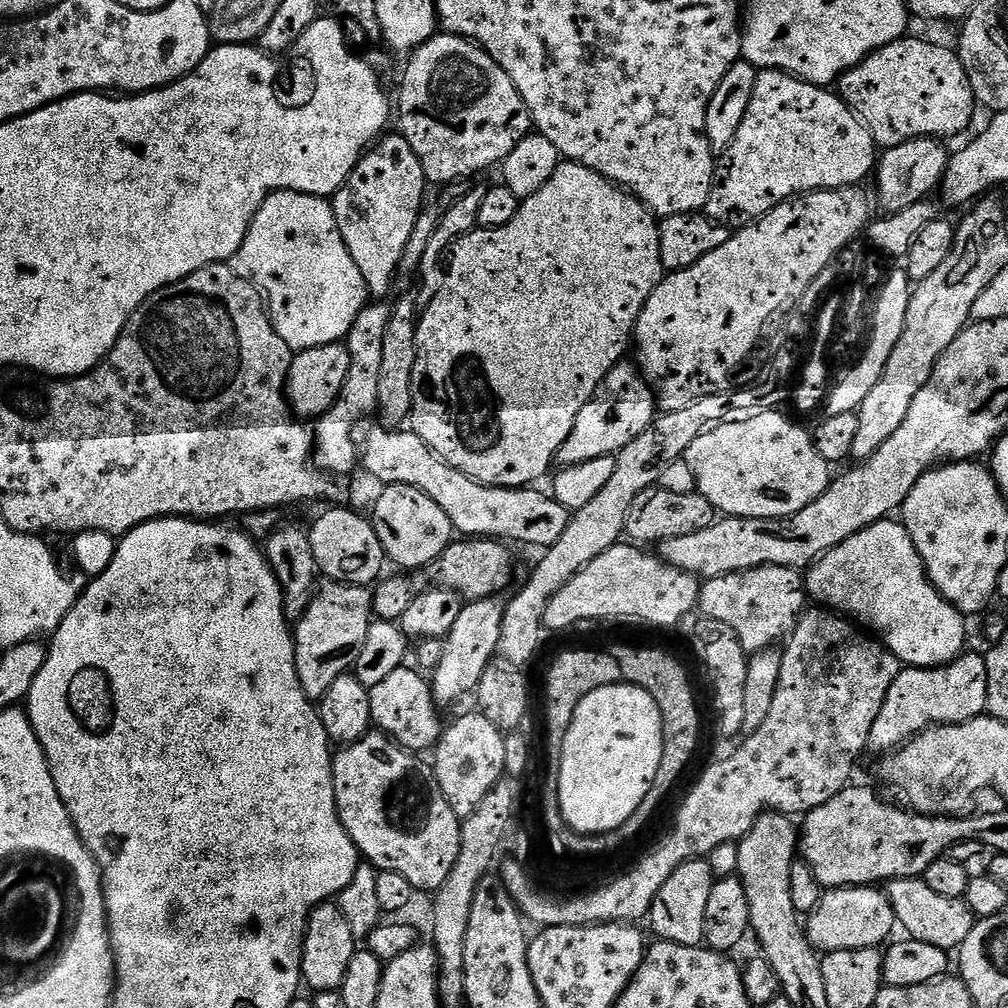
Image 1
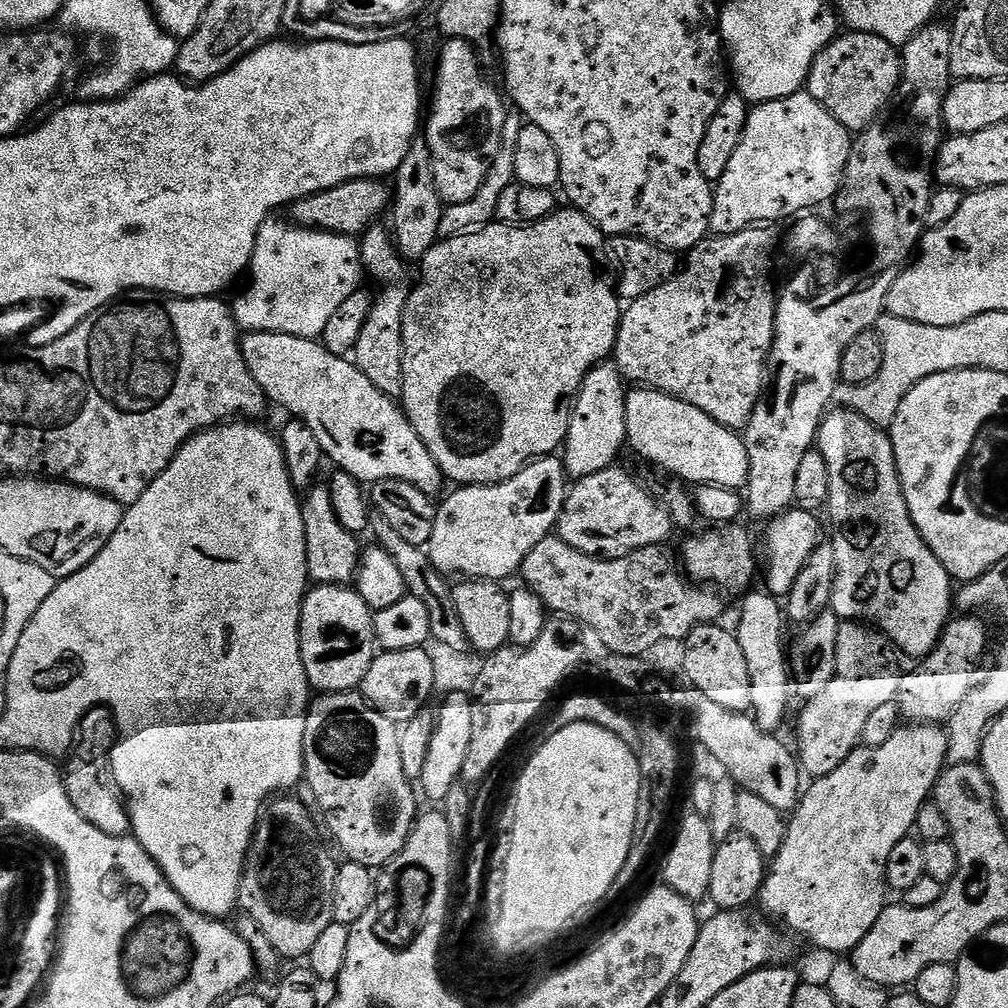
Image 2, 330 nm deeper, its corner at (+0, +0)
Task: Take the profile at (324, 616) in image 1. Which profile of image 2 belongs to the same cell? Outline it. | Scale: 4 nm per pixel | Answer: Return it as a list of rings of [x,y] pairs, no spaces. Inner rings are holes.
[[[317,482],[313,488],[303,493],[300,501],[304,533],[306,534],[306,566],[308,579],[313,585],[343,584],[351,585],[360,571],[360,553],[357,533],[346,530],[342,522],[338,522],[338,514],[334,511],[334,498],[330,498],[327,483]]]

